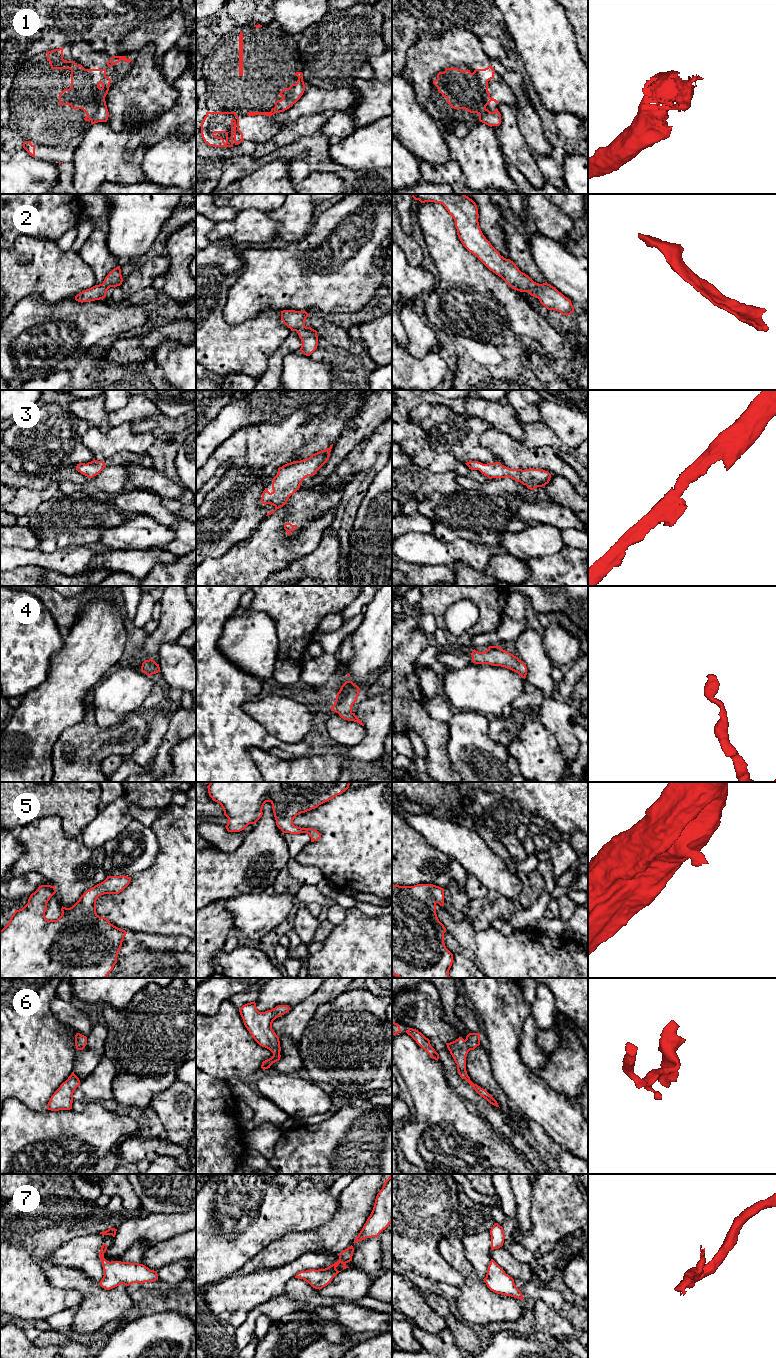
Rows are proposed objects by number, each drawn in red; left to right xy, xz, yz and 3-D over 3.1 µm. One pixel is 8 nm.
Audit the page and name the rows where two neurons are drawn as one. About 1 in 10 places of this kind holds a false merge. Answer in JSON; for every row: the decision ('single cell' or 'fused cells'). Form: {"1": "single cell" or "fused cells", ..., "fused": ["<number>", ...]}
{"1": "single cell", "2": "single cell", "3": "single cell", "4": "single cell", "5": "single cell", "6": "single cell", "7": "single cell", "fused": []}

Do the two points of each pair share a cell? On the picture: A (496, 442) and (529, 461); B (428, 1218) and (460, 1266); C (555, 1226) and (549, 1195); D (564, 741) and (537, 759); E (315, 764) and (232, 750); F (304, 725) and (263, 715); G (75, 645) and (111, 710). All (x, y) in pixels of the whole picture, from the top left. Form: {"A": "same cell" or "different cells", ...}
{"A": "same cell", "B": "different cells", "C": "same cell", "D": "different cells", "E": "different cells", "F": "same cell", "G": "different cells"}

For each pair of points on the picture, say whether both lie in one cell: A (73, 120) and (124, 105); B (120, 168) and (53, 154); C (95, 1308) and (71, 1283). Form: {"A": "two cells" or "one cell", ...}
{"A": "two cells", "B": "two cells", "C": "one cell"}

